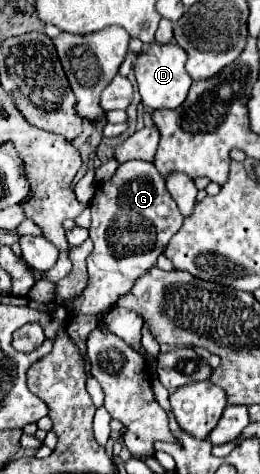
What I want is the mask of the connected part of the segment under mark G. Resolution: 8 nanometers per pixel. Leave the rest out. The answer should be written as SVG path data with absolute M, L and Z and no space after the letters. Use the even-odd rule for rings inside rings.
M128 161L128 163L120 165L116 169L114 177L104 181L98 187L94 199L90 201L90 209L92 209L90 239L94 241L94 251L88 255L90 279L88 279L84 293L70 303L72 319L76 319L76 317L94 319L98 313L102 313L104 309L110 309L120 297L124 297L132 289L134 281L138 281L140 275L148 273L148 269L152 269L156 265L158 255L162 255L164 247L168 245L172 235L178 233L178 229L184 221L174 199L170 197L166 185L164 185L164 179L156 171L156 167L146 161Z

